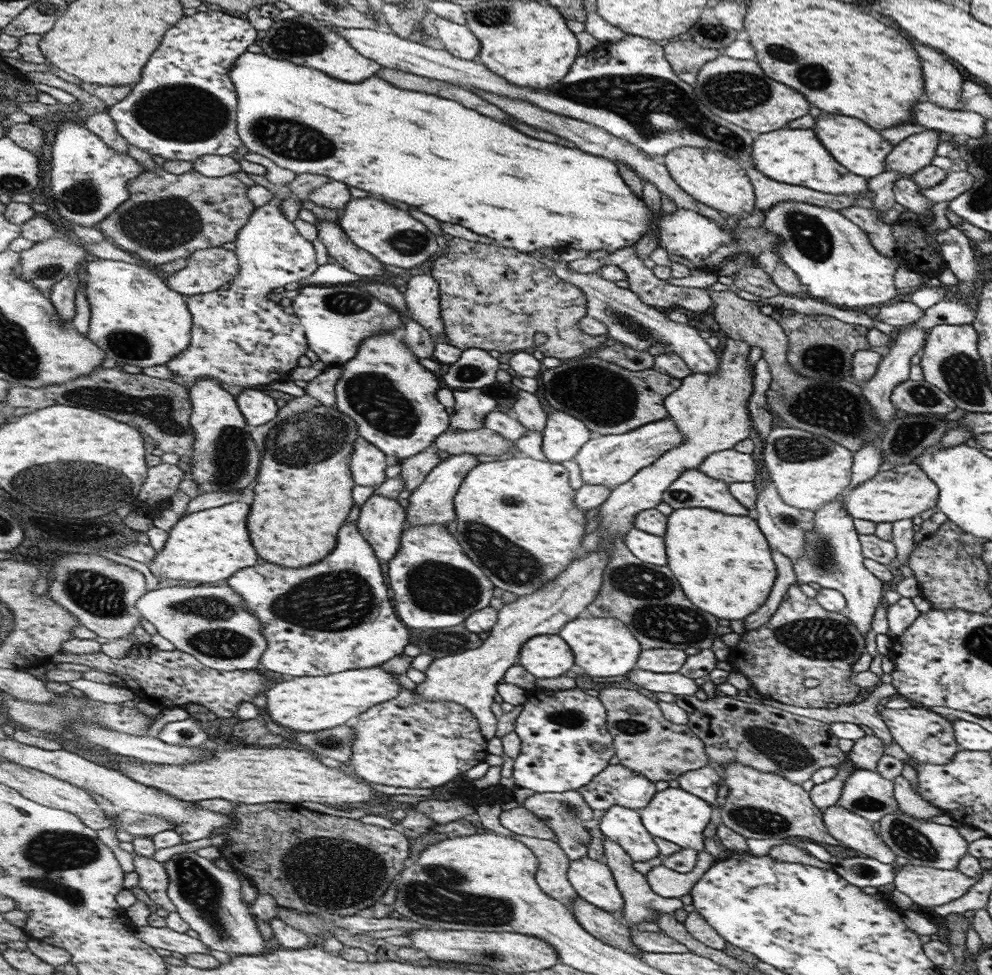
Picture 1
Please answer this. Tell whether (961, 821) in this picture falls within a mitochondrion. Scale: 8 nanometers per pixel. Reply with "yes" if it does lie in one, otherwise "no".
no

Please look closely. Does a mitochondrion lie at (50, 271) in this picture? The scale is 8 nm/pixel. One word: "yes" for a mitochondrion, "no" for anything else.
yes

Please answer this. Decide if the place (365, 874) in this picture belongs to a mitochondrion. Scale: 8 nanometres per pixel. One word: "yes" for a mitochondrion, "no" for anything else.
yes

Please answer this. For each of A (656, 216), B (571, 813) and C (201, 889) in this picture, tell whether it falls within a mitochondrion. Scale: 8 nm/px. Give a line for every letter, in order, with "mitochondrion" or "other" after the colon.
A: other
B: mitochondrion
C: mitochondrion

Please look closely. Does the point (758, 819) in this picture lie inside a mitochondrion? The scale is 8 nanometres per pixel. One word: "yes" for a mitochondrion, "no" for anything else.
yes

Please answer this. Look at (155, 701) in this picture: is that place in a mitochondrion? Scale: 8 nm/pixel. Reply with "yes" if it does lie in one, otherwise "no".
no

